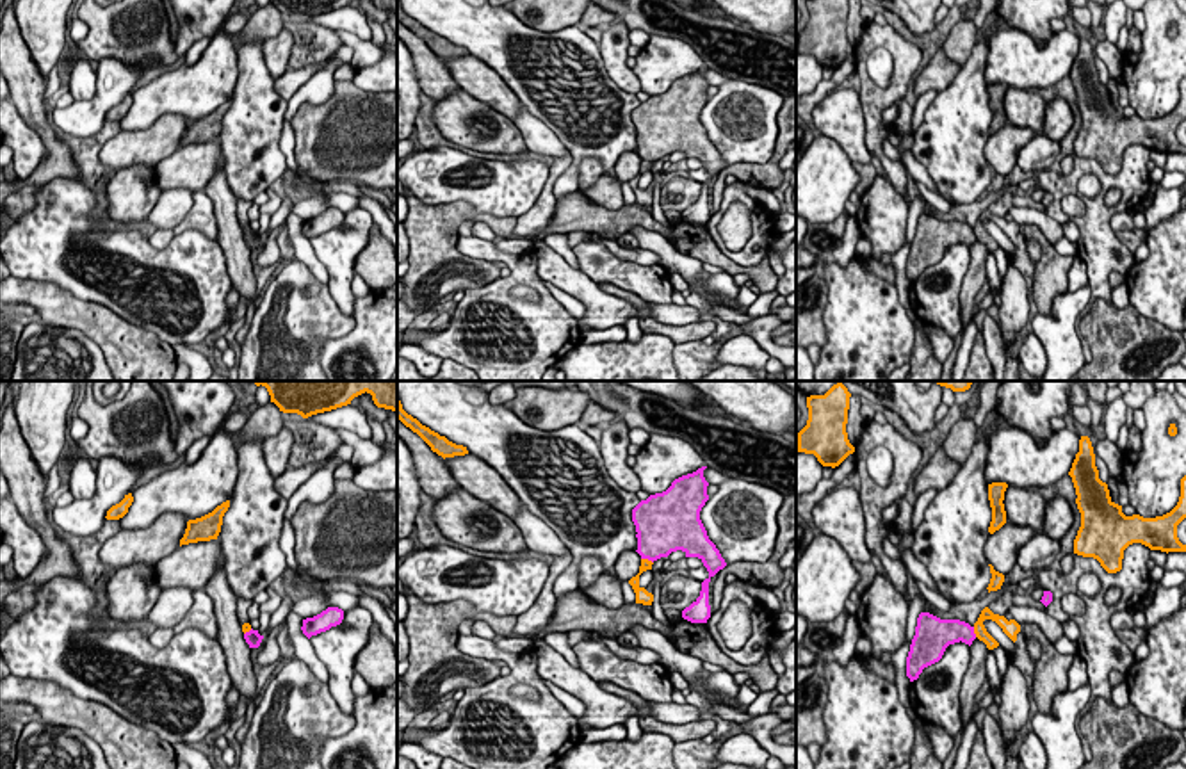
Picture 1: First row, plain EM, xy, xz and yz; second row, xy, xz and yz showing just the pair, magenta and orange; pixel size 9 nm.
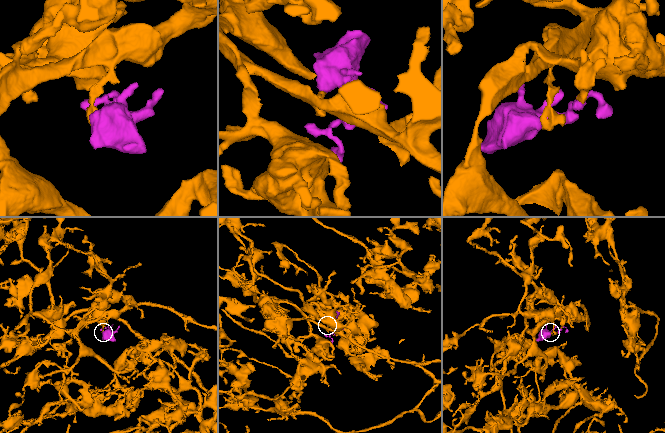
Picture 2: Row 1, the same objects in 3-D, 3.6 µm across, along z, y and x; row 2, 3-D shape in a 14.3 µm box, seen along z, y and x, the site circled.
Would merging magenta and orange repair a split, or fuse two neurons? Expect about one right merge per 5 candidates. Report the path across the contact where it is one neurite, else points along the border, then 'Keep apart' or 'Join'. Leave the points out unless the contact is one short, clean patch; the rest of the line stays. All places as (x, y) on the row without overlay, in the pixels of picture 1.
Boundary: xz (641, 159), (652, 164). Keep apart

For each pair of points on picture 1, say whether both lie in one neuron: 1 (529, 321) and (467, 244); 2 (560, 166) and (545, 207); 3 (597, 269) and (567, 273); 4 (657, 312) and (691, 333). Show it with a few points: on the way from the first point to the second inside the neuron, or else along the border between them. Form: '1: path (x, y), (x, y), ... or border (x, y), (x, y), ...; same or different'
1: path (506, 298), (513, 266), (504, 257), (492, 255); same
2: path (552, 177), (547, 196); same
3: border (583, 273), (597, 285); different
4: border (645, 303), (656, 319), (668, 324), (702, 321); different

